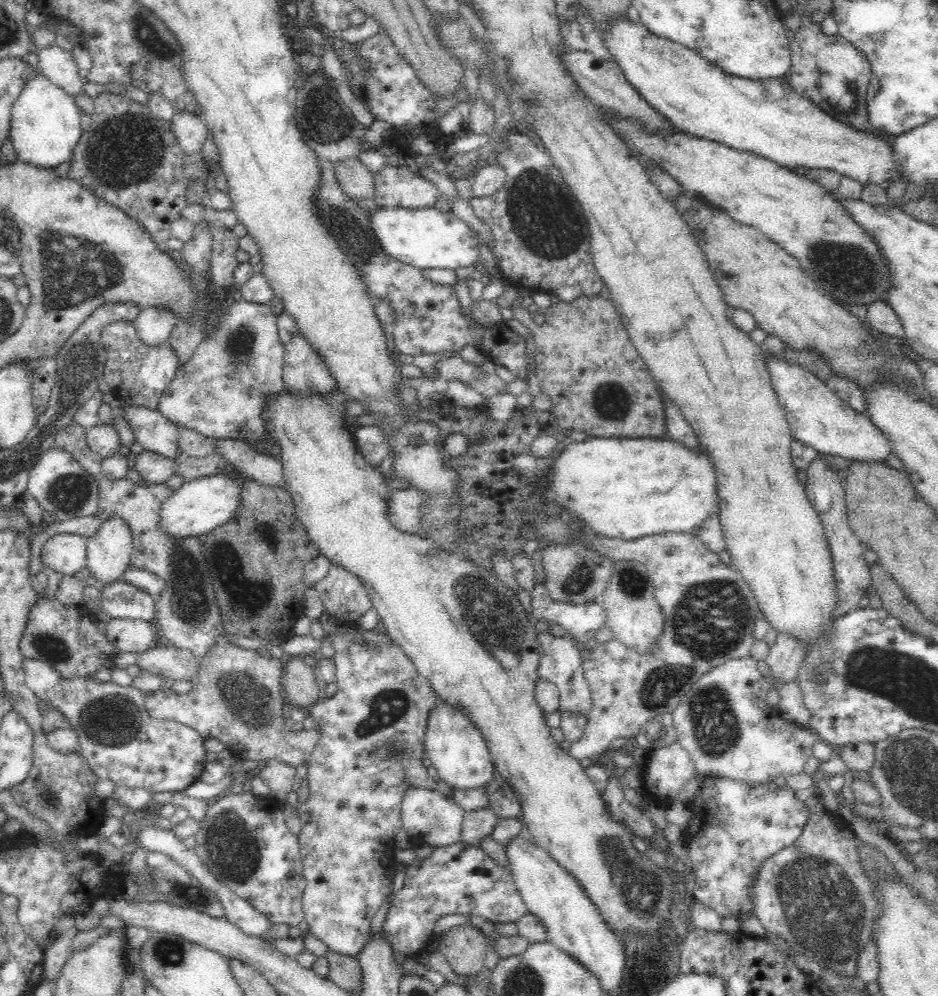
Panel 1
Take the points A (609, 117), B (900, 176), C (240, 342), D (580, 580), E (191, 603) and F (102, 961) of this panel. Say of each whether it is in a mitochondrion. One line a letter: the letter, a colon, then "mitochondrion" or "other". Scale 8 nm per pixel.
A: other
B: other
C: mitochondrion
D: mitochondrion
E: mitochondrion
F: other

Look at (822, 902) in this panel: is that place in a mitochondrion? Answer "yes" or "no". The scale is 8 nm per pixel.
yes

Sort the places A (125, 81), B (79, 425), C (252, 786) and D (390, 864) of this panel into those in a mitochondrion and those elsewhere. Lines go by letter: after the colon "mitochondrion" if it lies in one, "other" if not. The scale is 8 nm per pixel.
A: other
B: other
C: other
D: other

